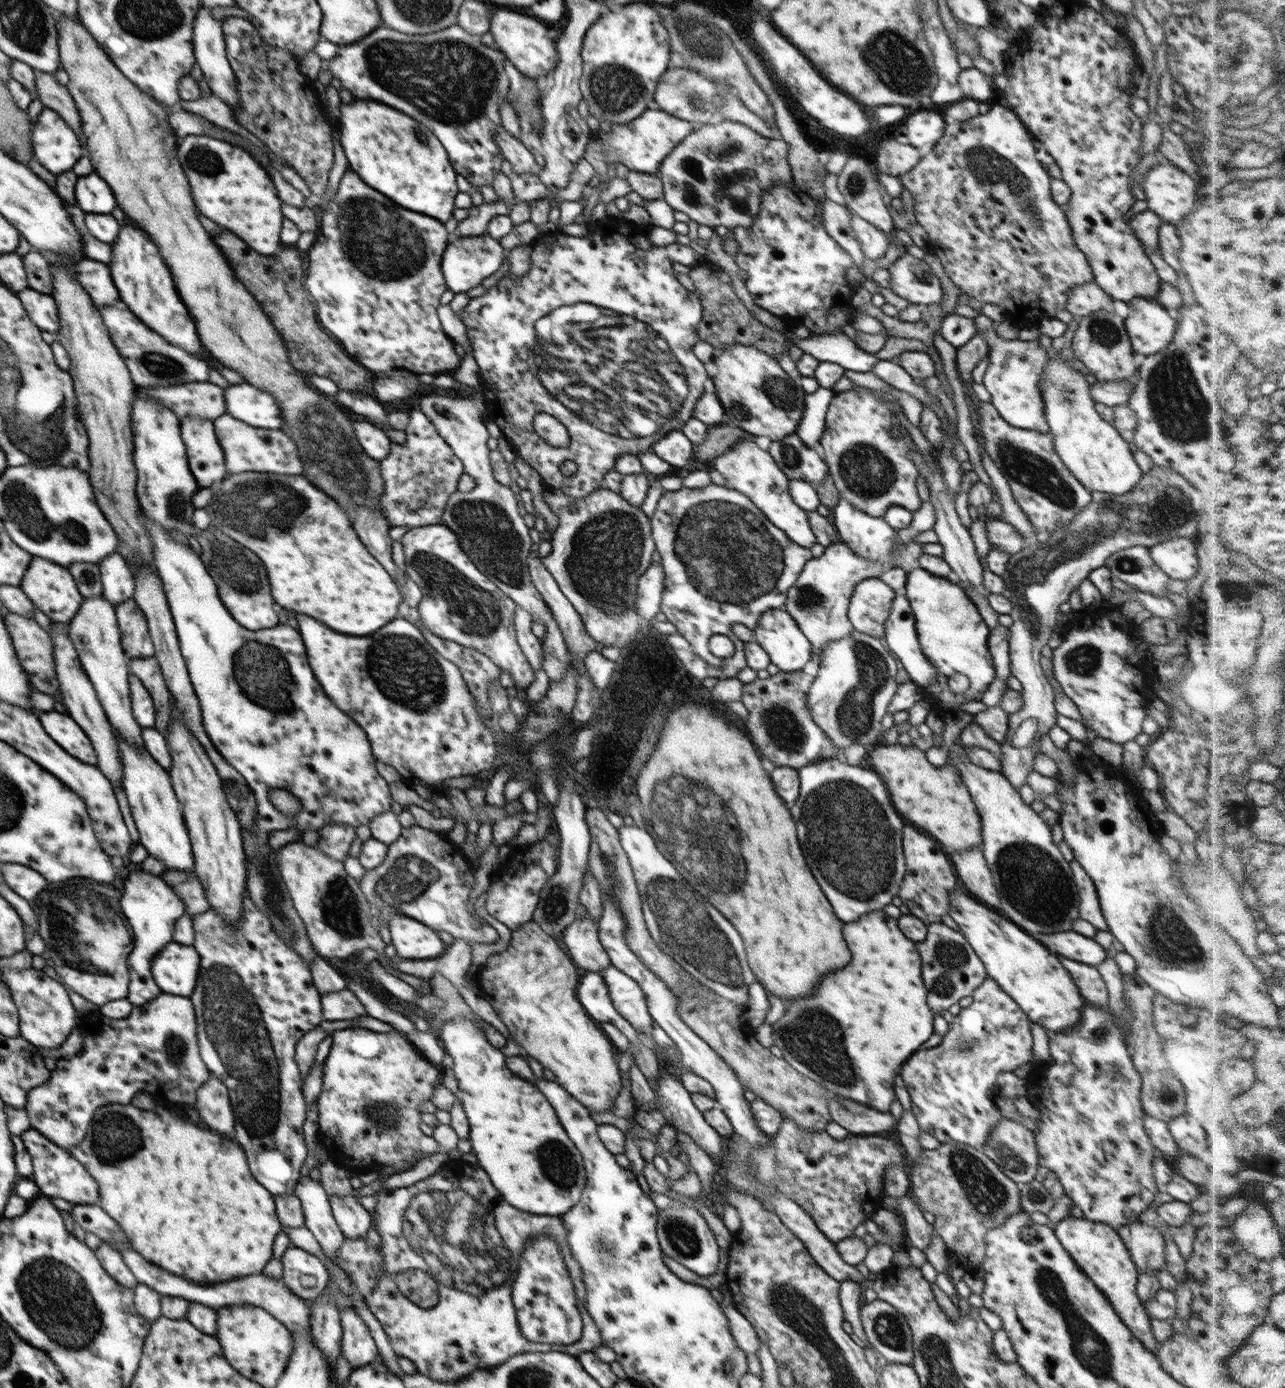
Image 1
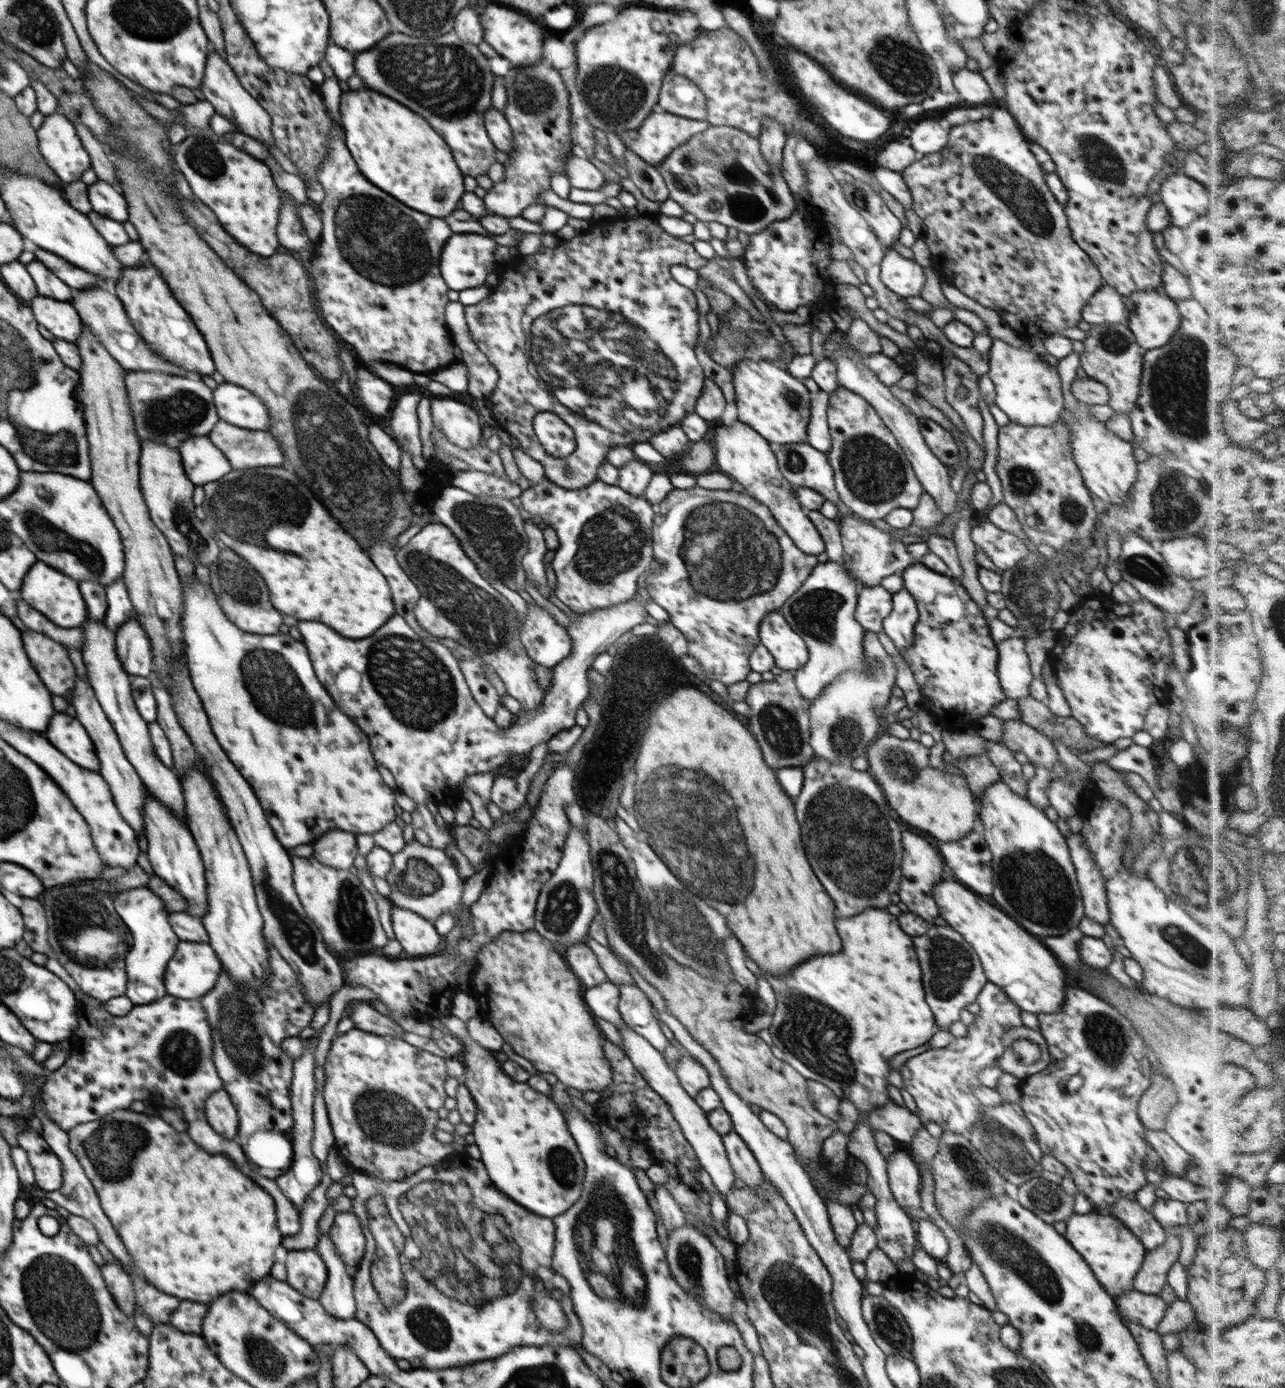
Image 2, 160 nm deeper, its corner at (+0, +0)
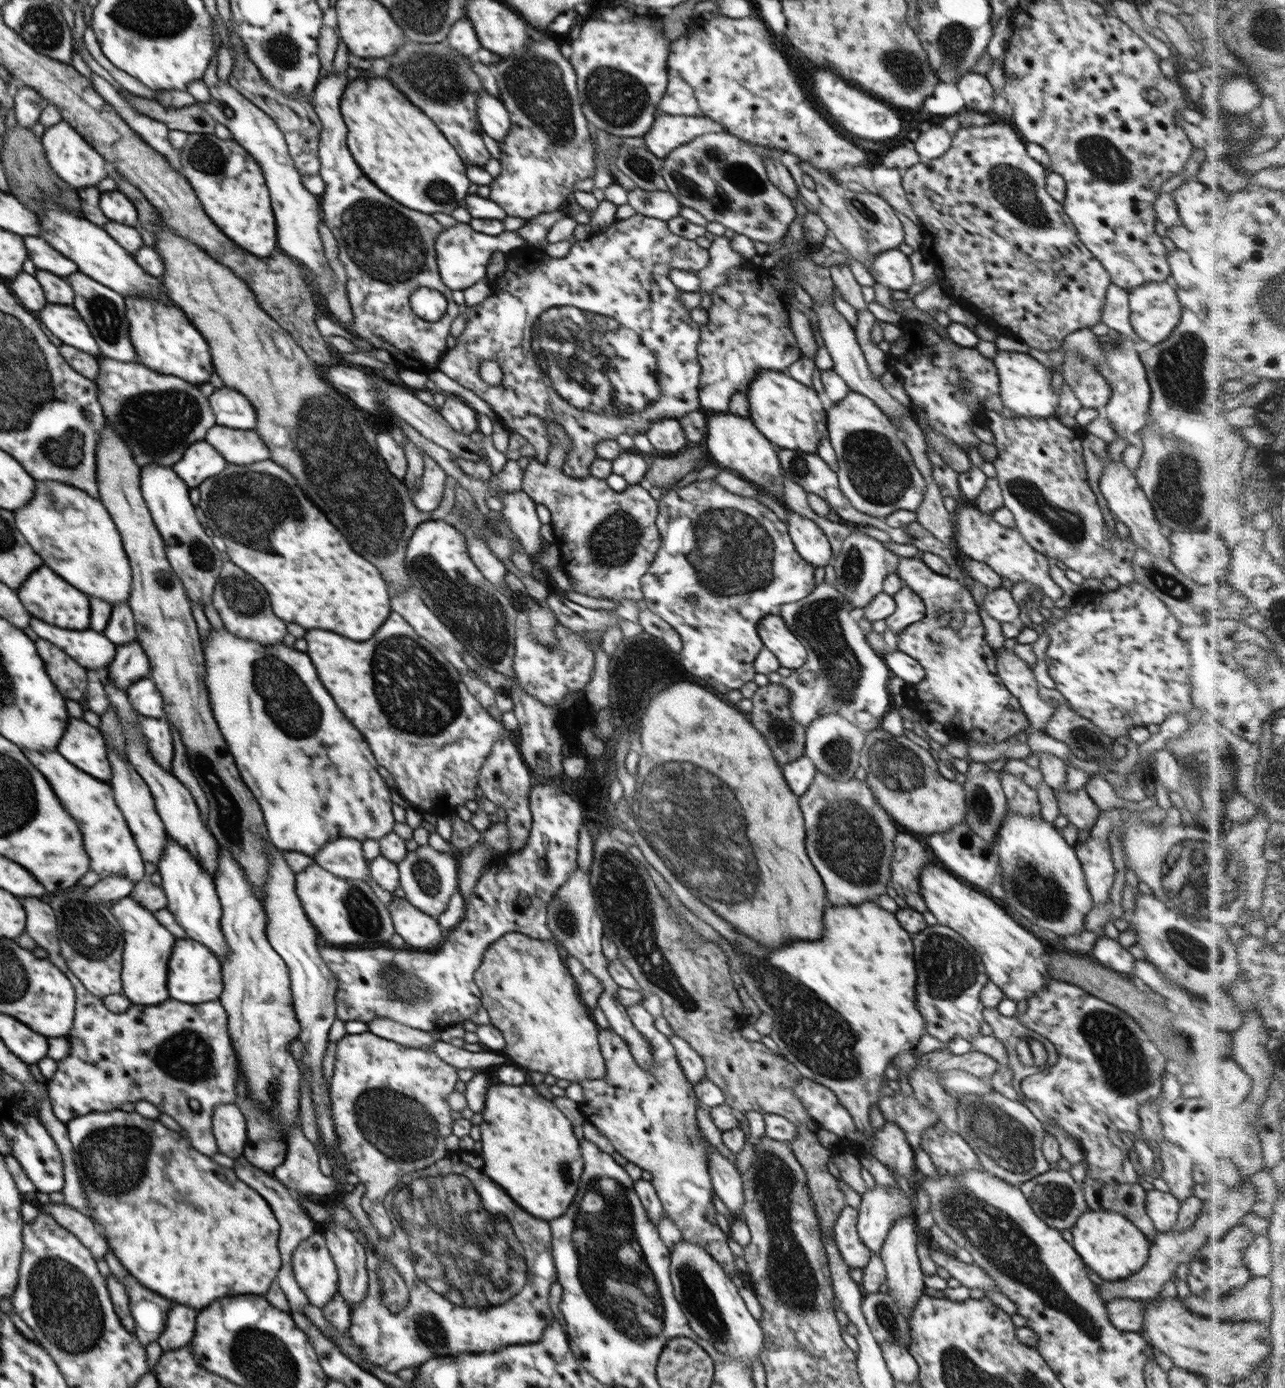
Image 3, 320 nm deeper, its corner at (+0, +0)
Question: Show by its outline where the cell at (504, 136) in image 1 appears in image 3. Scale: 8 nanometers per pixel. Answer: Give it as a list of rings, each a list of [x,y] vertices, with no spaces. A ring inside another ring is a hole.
[[[482,89],[476,107],[478,107],[477,117],[482,131],[494,140],[502,142],[508,129],[511,128],[510,114],[504,104],[496,96],[488,94],[486,89]]]

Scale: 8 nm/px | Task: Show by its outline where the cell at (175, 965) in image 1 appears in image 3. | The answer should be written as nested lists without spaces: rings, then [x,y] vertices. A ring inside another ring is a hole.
[[[176,939],[176,944],[168,960],[168,993],[169,999],[179,1000],[186,1004],[200,1004],[204,1001],[219,999],[223,992],[223,976],[220,959],[192,939]]]

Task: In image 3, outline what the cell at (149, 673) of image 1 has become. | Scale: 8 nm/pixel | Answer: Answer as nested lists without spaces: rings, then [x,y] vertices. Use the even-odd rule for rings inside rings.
[[[172,725],[170,726],[173,734],[173,743],[175,748],[171,773],[180,782],[185,784],[185,787],[194,797],[195,803],[199,808],[199,812],[202,814],[202,817],[205,818],[207,812],[209,811],[209,804],[205,792],[202,790],[202,787],[198,784],[197,778],[191,771],[190,765],[188,764],[188,757],[186,752],[187,748],[181,741],[181,736],[178,734],[178,731],[172,727]]]

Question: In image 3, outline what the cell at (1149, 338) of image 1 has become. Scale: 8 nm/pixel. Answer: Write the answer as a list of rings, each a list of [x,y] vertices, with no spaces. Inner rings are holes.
[[[1170,281],[1133,288],[1129,305],[1132,328],[1150,346],[1166,340],[1181,319],[1182,305]]]

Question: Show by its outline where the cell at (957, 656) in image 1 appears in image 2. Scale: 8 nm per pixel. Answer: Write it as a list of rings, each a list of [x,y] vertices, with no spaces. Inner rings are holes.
[[[921,562],[903,570],[904,589],[916,599],[919,619],[914,627],[913,643],[899,654],[912,669],[924,700],[932,700],[942,714],[967,714],[972,720],[990,715],[990,710],[1006,698],[997,675],[997,644],[992,640],[989,623],[981,608],[961,586],[961,580],[933,572]]]

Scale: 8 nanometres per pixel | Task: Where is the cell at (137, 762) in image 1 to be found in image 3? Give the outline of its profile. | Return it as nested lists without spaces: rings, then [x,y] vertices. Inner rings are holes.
[[[167,834],[167,844],[165,844],[162,860],[158,864],[158,872],[162,877],[161,887],[167,894],[167,909],[174,915],[178,925],[184,928],[184,933],[188,935],[188,939],[201,943],[220,959],[221,964],[224,963],[226,955],[230,953],[230,948],[228,948],[226,939],[220,932],[222,907],[213,877],[169,834]]]

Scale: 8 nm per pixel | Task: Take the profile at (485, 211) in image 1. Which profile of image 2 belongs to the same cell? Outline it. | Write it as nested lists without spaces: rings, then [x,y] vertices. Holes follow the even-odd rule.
[[[540,59],[536,64],[528,65],[528,66],[516,66],[513,65],[508,70],[508,73],[503,76],[504,78],[504,86],[506,88],[506,94],[508,95],[508,102],[506,104],[506,108],[503,110],[505,113],[506,120],[509,122],[509,125],[511,126],[513,136],[514,136],[514,151],[507,152],[507,160],[503,163],[504,165],[504,174],[503,179],[500,182],[493,183],[493,187],[487,191],[486,195],[484,196],[484,202],[486,205],[487,214],[484,215],[500,215],[503,217],[506,217],[508,219],[511,219],[512,217],[520,217],[522,216],[522,212],[525,208],[528,208],[532,205],[538,205],[538,196],[542,194],[542,192],[546,192],[546,190],[550,190],[550,178],[552,178],[553,173],[560,172],[565,173],[565,163],[568,161],[569,157],[574,155],[573,152],[573,132],[571,131],[571,122],[570,122],[570,115],[571,110],[568,110],[571,108],[570,102],[569,102],[569,94],[568,90],[566,88],[565,82],[563,81],[563,78],[561,77],[561,74],[559,73],[559,70],[552,67],[550,63],[546,63],[545,59]]]

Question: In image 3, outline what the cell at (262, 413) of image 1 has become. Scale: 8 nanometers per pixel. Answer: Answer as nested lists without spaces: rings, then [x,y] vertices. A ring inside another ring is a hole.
[[[226,386],[215,389],[207,398],[216,425],[240,430],[255,430],[257,416],[252,403],[237,390]]]

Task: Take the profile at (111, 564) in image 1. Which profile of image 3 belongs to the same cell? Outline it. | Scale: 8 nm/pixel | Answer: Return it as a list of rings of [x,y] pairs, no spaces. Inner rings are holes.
[[[121,602],[112,606],[111,617],[103,635],[117,646],[137,640],[135,618],[129,604]]]

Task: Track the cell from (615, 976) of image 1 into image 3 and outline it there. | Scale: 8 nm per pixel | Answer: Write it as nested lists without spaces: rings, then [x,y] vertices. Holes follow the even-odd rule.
[[[641,1004],[627,1007],[627,1013],[633,1025],[646,1039],[654,1055],[654,1064],[650,1069],[642,1069],[632,1058],[629,1044],[616,1034],[610,1027],[599,1029],[598,1040],[602,1057],[605,1061],[606,1074],[599,1079],[579,1080],[582,1086],[584,1100],[578,1103],[585,1120],[593,1124],[614,1146],[627,1162],[633,1162],[640,1168],[653,1174],[651,1183],[657,1192],[658,1199],[663,1206],[663,1214],[672,1219],[680,1229],[682,1238],[686,1242],[697,1244],[703,1248],[719,1265],[724,1272],[732,1277],[739,1269],[734,1263],[734,1256],[728,1247],[729,1236],[724,1233],[716,1221],[716,1208],[713,1204],[714,1189],[709,1172],[709,1148],[704,1133],[696,1120],[697,1096],[693,1084],[686,1078],[683,1069],[676,1058],[674,1046],[664,1033],[654,1027],[655,1018]]]

